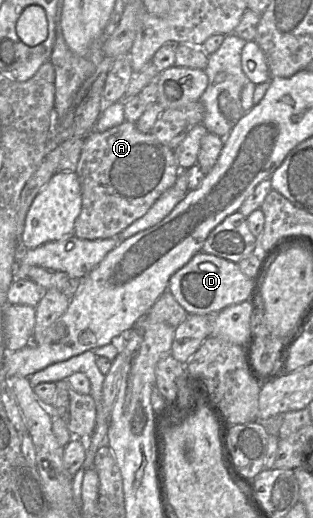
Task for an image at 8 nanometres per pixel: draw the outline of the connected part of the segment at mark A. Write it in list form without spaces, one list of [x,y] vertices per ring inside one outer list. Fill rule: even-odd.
[[[124,121],[104,132],[90,131],[75,170],[81,186],[82,206],[75,220],[74,235],[87,240],[119,237],[124,229],[144,216],[155,201],[175,185],[180,170],[174,149],[161,143],[150,132],[140,132],[135,123]]]

